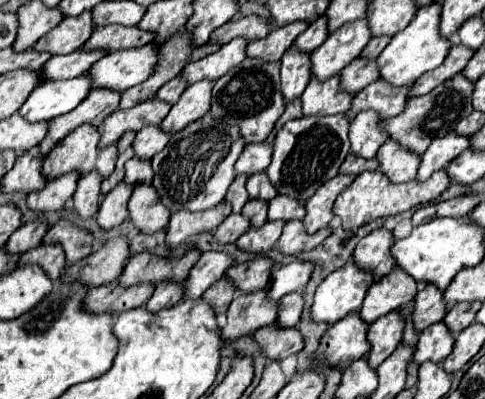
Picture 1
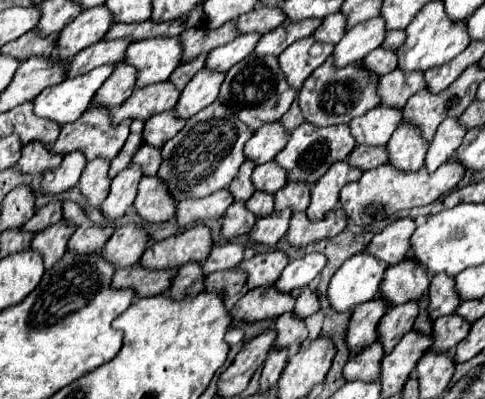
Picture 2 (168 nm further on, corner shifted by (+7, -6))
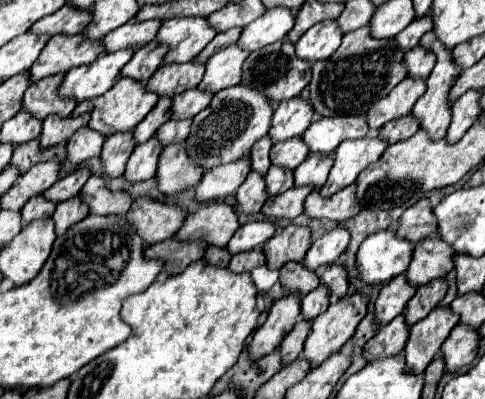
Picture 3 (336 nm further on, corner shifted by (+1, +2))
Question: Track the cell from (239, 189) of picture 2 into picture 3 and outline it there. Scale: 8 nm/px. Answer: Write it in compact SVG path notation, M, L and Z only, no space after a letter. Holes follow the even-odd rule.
M265 136L265 138L261 138L255 146L253 146L253 150L251 150L251 170L253 172L259 172L261 176L265 176L267 174L267 170L269 170L269 166L271 166L271 162L269 162L269 150L271 150L271 140L269 140L269 136Z

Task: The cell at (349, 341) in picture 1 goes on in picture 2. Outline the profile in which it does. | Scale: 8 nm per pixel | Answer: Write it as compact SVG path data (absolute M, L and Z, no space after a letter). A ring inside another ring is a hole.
M375 298L371 302L359 304L353 310L351 322L349 322L349 334L347 334L347 344L353 352L361 352L361 348L371 346L377 340L377 324L383 318L383 314L389 310L389 302L385 298Z

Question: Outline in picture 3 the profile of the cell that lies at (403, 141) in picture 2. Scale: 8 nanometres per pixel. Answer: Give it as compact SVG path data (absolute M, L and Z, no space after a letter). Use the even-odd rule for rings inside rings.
M425 32L419 46L425 46L436 53L436 64L427 78L427 92L417 100L411 116L419 120L419 128L429 134L429 140L439 140L445 136L451 122L451 108L447 104L447 92L455 80L455 66L451 64L451 50L441 48L433 32Z

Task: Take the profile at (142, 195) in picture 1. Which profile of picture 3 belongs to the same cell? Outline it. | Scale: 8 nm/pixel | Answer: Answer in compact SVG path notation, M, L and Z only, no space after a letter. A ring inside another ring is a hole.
M171 144L167 146L157 164L157 188L165 196L175 196L195 184L199 184L203 172L199 166L193 164L185 152L185 144Z

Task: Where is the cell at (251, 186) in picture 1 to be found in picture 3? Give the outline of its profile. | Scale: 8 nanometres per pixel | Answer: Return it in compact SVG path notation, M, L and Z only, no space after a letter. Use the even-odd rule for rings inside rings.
M291 138L279 144L273 144L271 148L271 164L277 164L279 168L285 170L295 170L305 158L307 158L307 148L303 148L303 142L299 138Z

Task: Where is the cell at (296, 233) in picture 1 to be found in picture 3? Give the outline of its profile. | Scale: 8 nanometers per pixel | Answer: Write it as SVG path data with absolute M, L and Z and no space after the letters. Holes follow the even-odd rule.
M355 184L339 190L331 198L321 198L319 192L315 190L305 198L305 214L309 218L345 222L357 216L357 212L359 212L359 204L355 200Z

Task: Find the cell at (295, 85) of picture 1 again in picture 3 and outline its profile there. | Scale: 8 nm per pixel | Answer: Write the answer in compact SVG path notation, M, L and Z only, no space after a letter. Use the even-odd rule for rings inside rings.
M335 20L319 22L299 38L299 42L295 44L295 54L309 64L327 60L339 48L341 38L343 34Z

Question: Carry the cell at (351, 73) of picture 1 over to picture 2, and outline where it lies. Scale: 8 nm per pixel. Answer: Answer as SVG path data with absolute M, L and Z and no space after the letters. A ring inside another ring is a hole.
M377 48L373 50L369 56L365 56L365 66L373 72L377 72L379 76L391 72L393 68L397 68L397 54L393 50L385 50L385 48Z

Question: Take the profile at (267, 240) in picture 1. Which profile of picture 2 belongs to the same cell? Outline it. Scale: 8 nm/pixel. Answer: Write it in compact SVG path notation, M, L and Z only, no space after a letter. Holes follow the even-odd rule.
M289 208L275 210L265 218L257 218L249 236L255 242L263 242L265 246L275 246L285 236L285 232L289 230L289 218L291 218Z

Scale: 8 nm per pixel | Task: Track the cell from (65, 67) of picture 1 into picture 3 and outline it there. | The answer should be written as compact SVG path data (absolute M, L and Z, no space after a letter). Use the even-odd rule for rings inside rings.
M147 20L147 22L127 22L115 30L111 30L103 38L105 52L117 52L121 48L139 50L145 44L149 44L155 38L155 32L159 30L159 20Z

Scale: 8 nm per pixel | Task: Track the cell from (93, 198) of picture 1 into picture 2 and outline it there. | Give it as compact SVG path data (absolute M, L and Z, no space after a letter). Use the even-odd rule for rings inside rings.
M89 160L83 174L81 174L81 192L87 198L87 202L91 206L99 206L107 194L109 194L109 186L111 186L111 178L109 178L109 160Z

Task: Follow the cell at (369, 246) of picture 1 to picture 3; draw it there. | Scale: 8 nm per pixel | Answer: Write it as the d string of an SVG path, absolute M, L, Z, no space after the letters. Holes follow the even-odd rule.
M421 198L417 204L407 208L399 220L397 238L403 238L411 244L431 236L435 232L435 216L431 216L431 202L429 198Z

